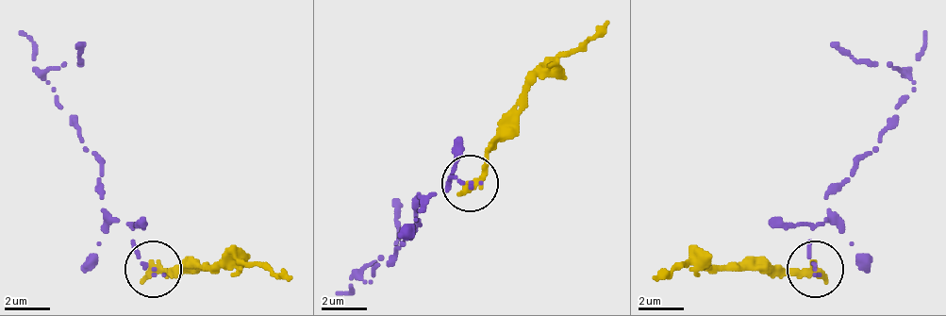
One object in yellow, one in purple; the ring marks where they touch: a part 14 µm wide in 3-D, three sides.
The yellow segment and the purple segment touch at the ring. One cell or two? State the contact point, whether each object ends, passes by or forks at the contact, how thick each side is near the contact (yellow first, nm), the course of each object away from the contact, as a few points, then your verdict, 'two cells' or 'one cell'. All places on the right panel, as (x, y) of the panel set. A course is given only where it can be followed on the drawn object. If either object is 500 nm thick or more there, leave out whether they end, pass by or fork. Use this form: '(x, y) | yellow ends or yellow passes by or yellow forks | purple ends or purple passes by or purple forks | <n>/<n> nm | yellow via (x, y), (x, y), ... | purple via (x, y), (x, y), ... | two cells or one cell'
(815, 269) | yellow ends | purple ends | 400/180 nm | yellow via (816, 271), (731, 271), (680, 265), (652, 276) | purple via (816, 271), (810, 231), (827, 220), (827, 197), (867, 158), (912, 84), (895, 67), (867, 61), (833, 44) | two cells

